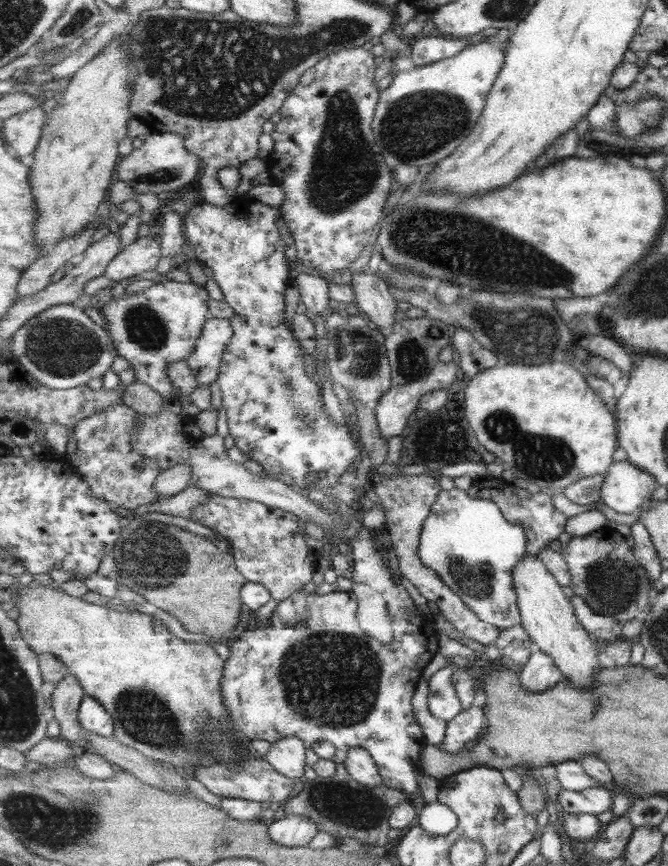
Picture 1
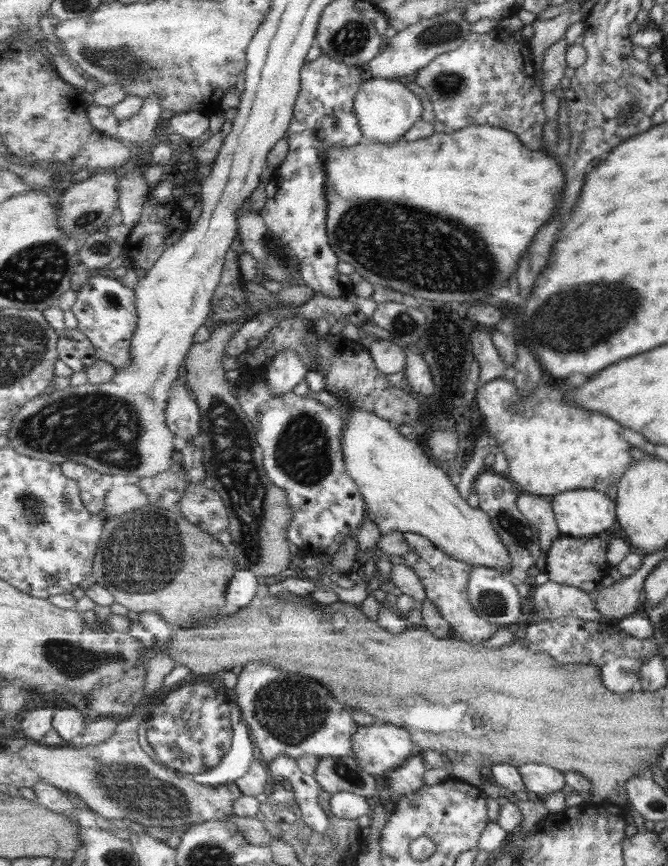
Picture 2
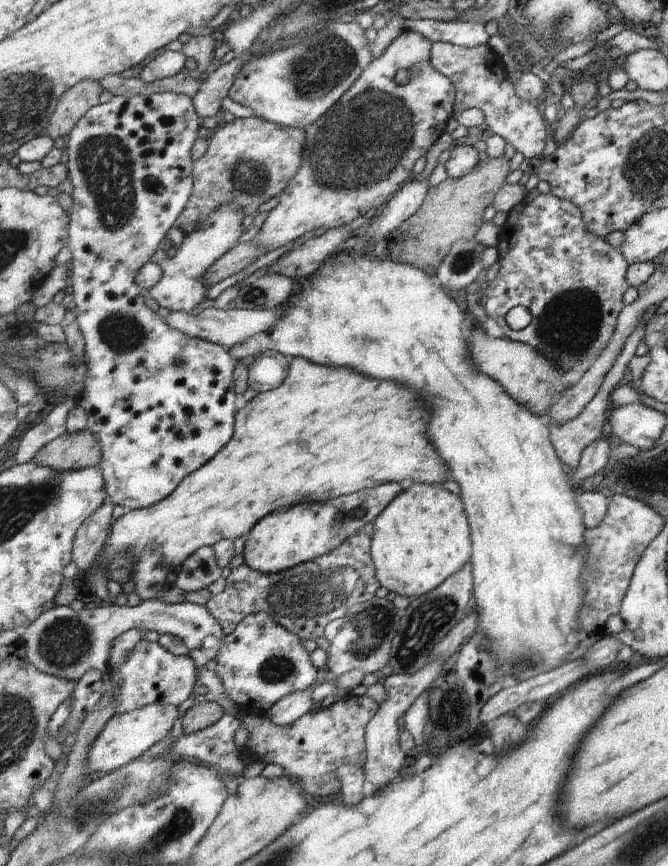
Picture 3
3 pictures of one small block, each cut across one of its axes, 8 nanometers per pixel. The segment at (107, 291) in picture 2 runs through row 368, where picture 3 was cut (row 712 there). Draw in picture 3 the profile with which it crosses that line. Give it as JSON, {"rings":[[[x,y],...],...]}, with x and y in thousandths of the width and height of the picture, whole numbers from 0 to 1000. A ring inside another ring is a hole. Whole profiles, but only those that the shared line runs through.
{"rings":[[[208,740],[193,760],[178,770],[169,768],[165,776],[166,793],[172,793],[177,816],[174,823],[189,823],[220,814],[271,815],[296,797],[296,774],[286,758],[259,755],[237,740]]]}

